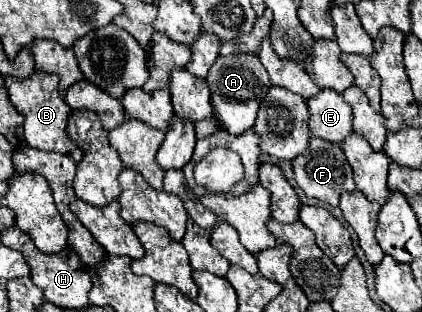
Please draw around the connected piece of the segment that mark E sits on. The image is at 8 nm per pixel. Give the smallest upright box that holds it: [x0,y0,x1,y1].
[307,88,353,144]

